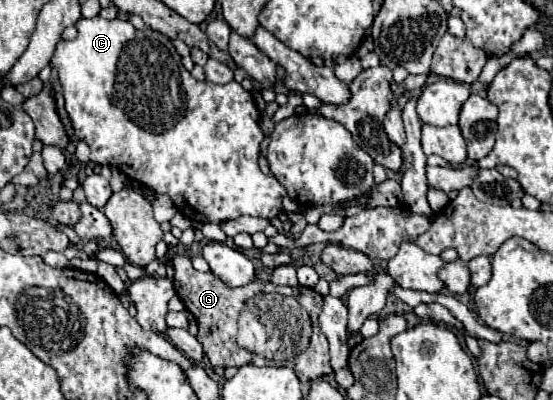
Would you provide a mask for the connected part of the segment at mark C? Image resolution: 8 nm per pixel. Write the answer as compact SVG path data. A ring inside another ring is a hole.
M101 16L95 18L81 18L77 24L79 36L71 42L59 42L55 48L55 54L51 58L51 68L57 70L59 82L61 82L61 90L63 90L63 98L65 98L65 110L69 114L71 126L75 136L85 142L91 148L91 162L99 164L99 166L113 166L117 170L121 170L123 174L127 174L131 180L137 180L145 186L149 186L155 194L167 194L175 208L185 214L189 220L193 222L213 222L213 224L221 224L239 216L257 216L257 218L275 218L283 206L283 196L287 196L287 190L279 184L279 180L275 180L273 176L265 176L257 164L259 160L259 146L263 142L263 132L259 128L259 110L257 104L251 96L251 92L243 90L241 84L237 82L229 82L229 84L211 84L209 80L199 82L195 78L191 78L183 66L181 66L181 56L175 52L171 40L155 30L137 30L133 28L131 22L113 18L113 20L105 20Z

